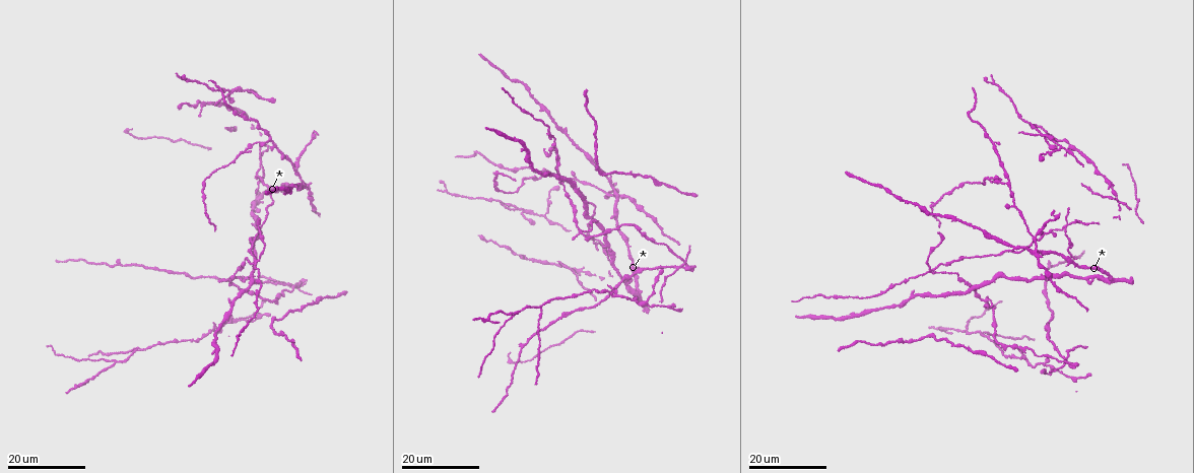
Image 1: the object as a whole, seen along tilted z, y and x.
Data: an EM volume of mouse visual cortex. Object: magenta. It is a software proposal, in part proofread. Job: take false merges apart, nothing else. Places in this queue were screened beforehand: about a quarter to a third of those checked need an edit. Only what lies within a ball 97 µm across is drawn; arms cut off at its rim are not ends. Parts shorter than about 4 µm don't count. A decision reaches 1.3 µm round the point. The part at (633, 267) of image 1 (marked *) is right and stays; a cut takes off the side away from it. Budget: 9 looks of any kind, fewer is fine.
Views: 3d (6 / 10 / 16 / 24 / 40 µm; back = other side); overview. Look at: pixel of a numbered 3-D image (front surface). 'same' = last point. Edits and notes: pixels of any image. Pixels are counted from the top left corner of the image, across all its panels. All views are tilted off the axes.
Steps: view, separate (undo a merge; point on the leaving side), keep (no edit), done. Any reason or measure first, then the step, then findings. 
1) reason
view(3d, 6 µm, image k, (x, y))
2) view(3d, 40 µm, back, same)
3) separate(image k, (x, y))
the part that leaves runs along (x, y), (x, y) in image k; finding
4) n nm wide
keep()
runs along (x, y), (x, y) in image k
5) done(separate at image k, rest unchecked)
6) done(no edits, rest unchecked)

three arms meet
view(3d, 24 µm, image 1, (284, 292))

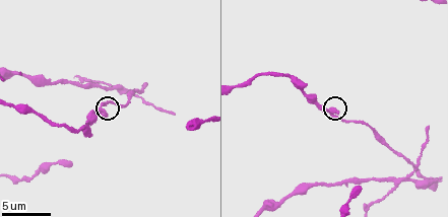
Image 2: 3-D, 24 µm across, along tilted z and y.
zoom in
view(3d, 10 µm, image 2, (104, 105))

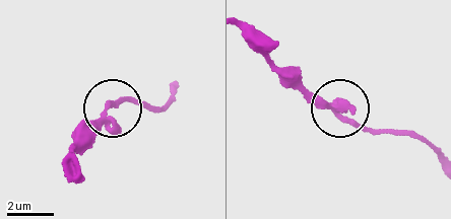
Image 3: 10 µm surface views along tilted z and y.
keep()
runs along (68, 151), (88, 137), (112, 104), (130, 96) in image 3; continuous, no second neuron

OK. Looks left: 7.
view(3d, 16 µm, image 1, (572, 208))

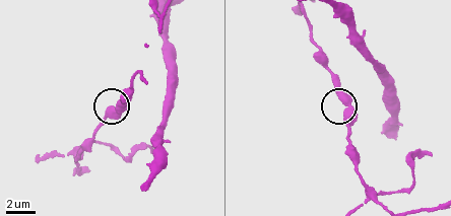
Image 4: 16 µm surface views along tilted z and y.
view(3d, 10 µm, image 4, (118, 108))

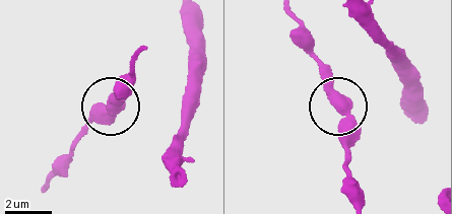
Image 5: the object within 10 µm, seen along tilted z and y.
side arm 124 µm
keep()
continuous, no second neuron

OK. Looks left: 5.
four-way junction
view(3d, 24 µm, image 1, (253, 263))

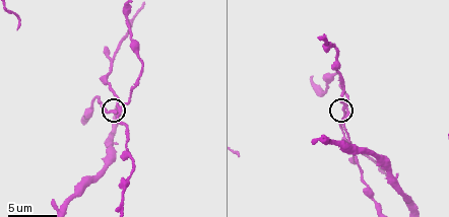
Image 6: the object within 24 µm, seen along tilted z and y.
closer look
view(3d, 6 µm, image 6, (344, 107))

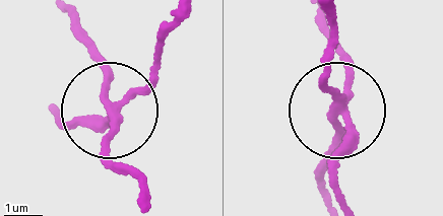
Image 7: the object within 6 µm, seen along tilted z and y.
side arm 44 µm
separate(image 7, (106, 155))
the part that leaves runs along (339, 113), (324, 194) in image 7; a second neuron is stuck on

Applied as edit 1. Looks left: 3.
view(overview)

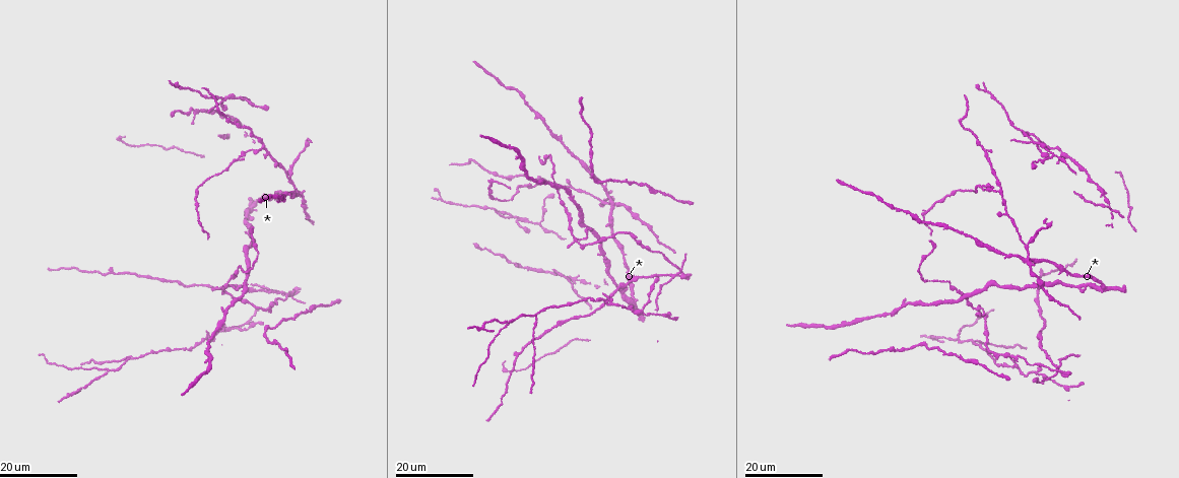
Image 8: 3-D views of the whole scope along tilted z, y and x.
three arms meet
view(3d, 16 µm, image 8, (133, 357))

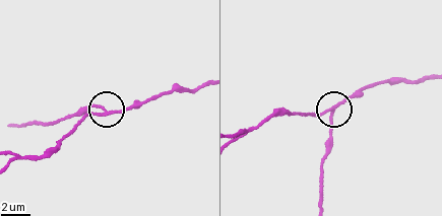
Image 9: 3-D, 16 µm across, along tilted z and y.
view(3d, 6 µm, image 9, (333, 112))

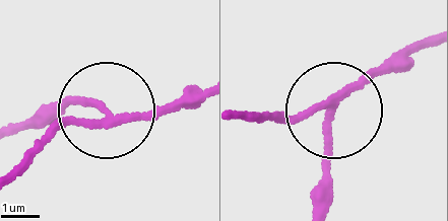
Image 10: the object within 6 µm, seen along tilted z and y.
170 nm wide
separate(image 10, (79, 98))
the part that leaves runs along (106, 116), (89, 97), (75, 97), (10, 124) in image 10; a second neuron is stuck on

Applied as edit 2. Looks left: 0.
done(separate at image 7, separate at image 10, rest unchecked)

